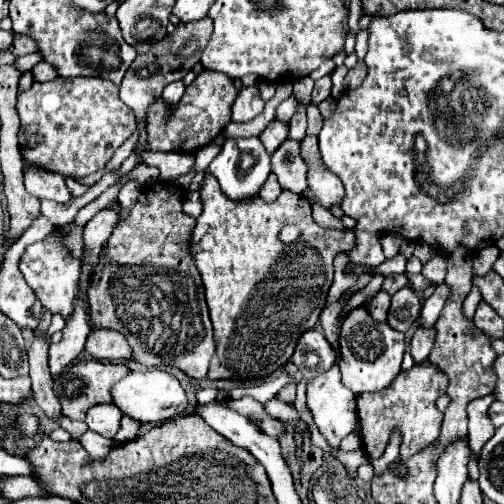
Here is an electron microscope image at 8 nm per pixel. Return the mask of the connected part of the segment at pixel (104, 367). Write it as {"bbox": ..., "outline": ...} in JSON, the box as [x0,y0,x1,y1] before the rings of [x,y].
{"bbox":[54,361,130,421],"outline":[[[80,361],[76,365],[72,365],[68,371],[62,373],[62,377],[54,383],[54,391],[62,403],[62,411],[66,417],[76,419],[76,421],[84,421],[86,411],[92,405],[98,403],[112,403],[112,385],[118,383],[122,377],[126,377],[130,371],[130,367],[126,363],[102,363],[102,361]]]}

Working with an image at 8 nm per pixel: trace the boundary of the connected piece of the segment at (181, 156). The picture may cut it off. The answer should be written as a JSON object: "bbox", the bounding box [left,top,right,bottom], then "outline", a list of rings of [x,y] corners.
{"bbox":[114,151,192,181],"outline":[[[132,151],[132,155],[114,171],[114,173],[120,173],[120,175],[126,175],[132,171],[134,165],[138,165],[138,161],[144,161],[148,165],[156,165],[160,169],[160,177],[164,181],[172,181],[176,179],[178,175],[186,173],[192,169],[192,157],[186,155],[186,153],[176,153],[176,151],[170,151],[170,153],[158,153],[158,151]]]}

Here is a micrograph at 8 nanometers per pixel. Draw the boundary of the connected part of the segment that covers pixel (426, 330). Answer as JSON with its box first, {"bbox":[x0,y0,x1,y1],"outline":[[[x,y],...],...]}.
{"bbox":[410,327,436,363],"outline":[[[416,327],[416,333],[410,341],[410,353],[416,363],[428,359],[432,347],[434,347],[434,337],[436,337],[436,327]]]}

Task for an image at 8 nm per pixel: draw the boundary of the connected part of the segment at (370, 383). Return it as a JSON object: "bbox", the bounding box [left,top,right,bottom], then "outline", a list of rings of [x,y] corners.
{"bbox":[340,311,404,395],"outline":[[[356,311],[348,315],[348,319],[344,321],[344,331],[340,335],[342,385],[348,387],[354,395],[376,393],[386,389],[402,369],[400,365],[404,351],[404,333],[392,329],[386,323],[376,323],[366,311]]]}

